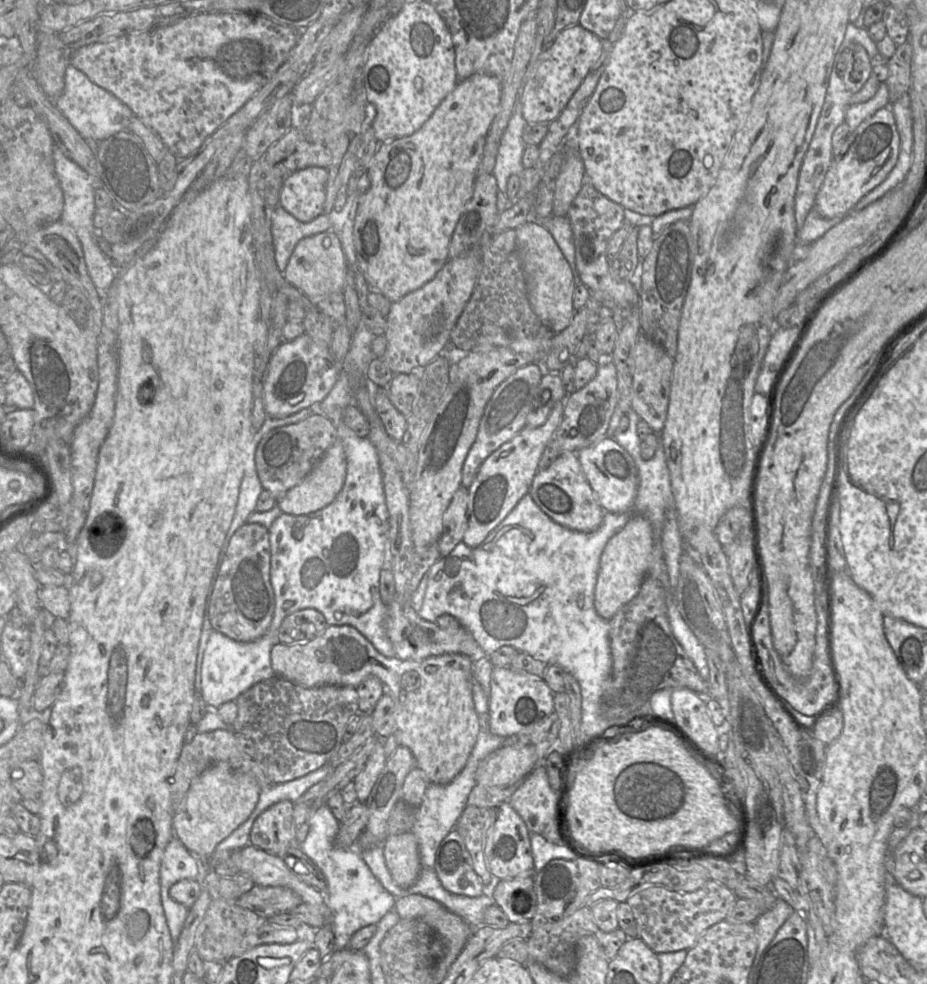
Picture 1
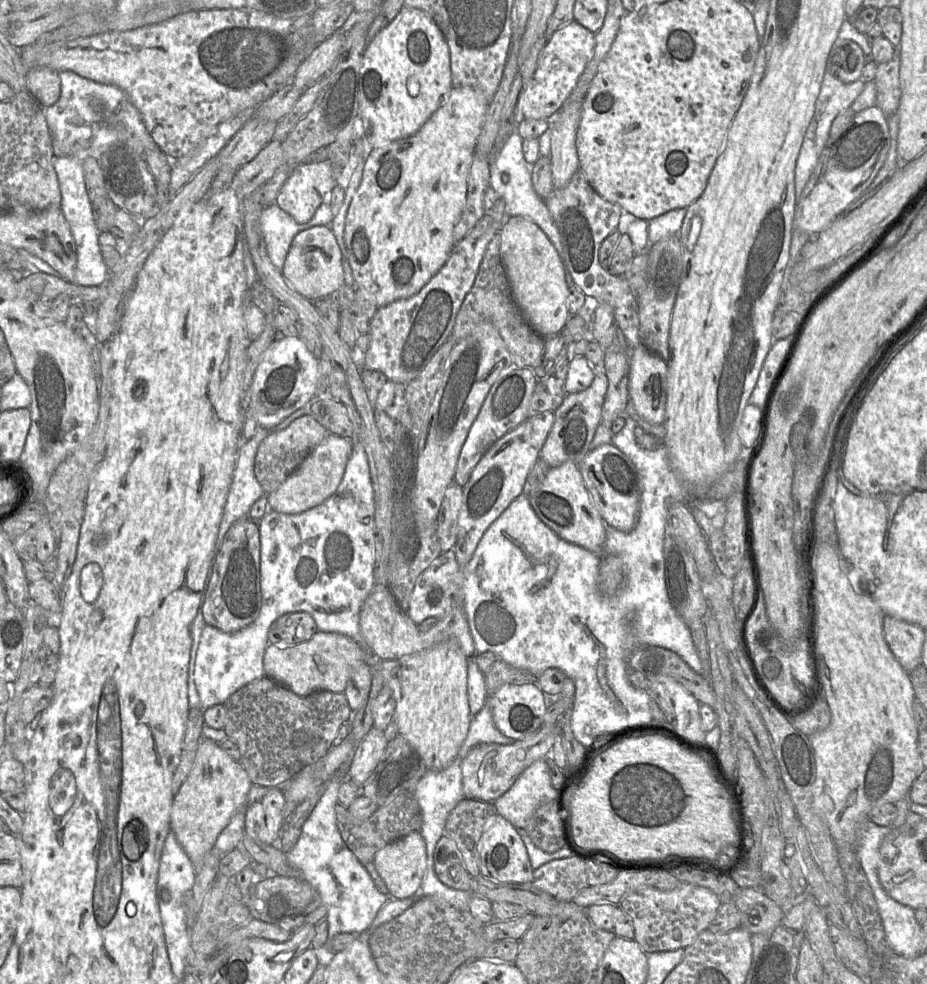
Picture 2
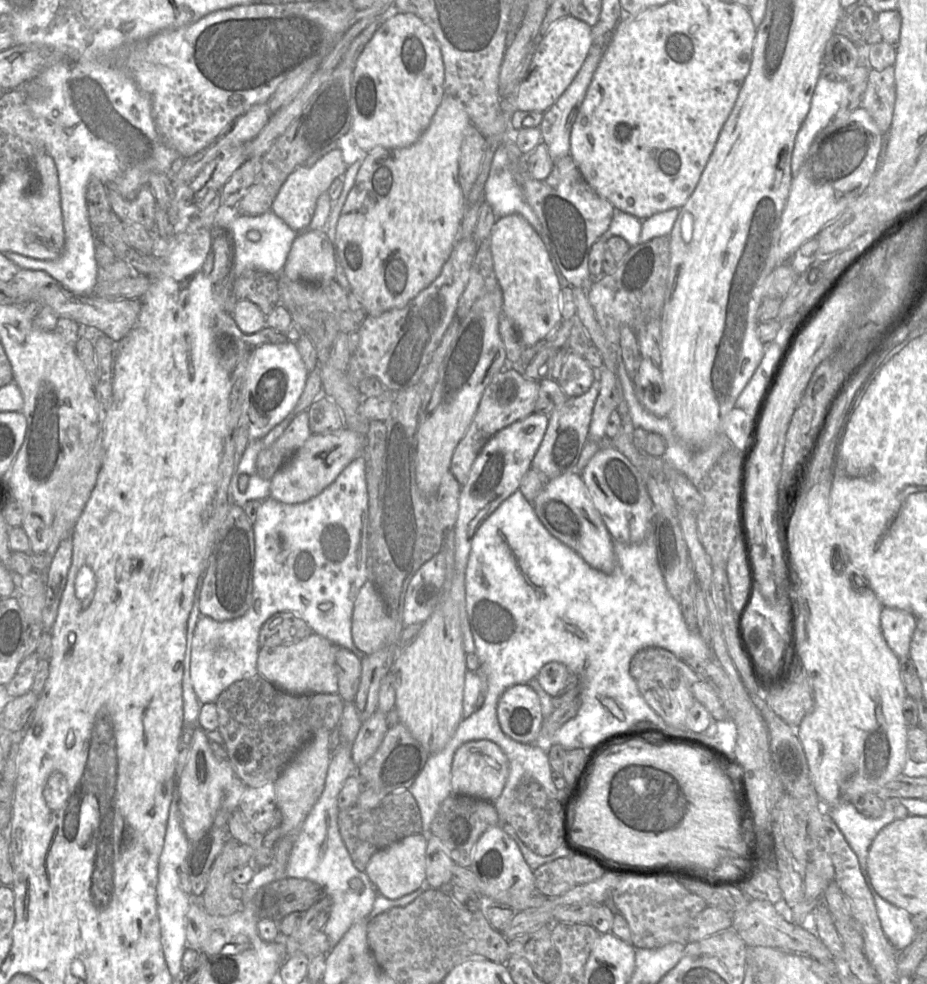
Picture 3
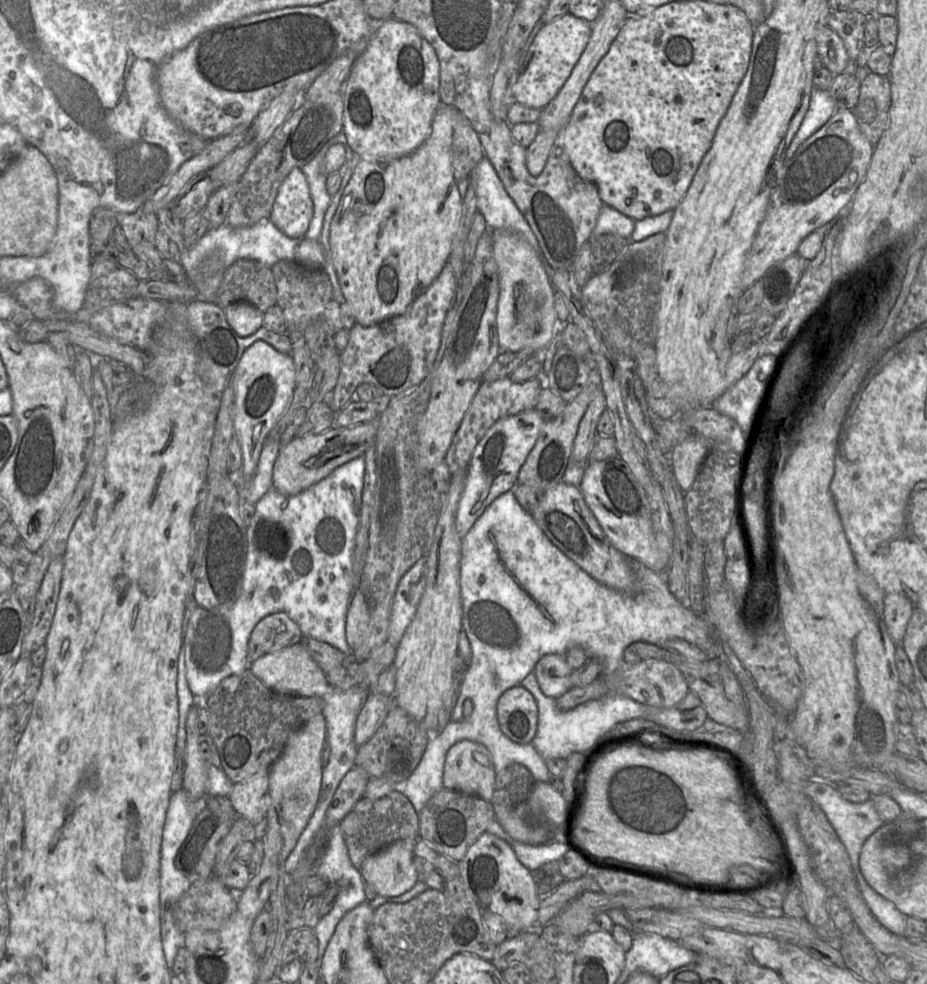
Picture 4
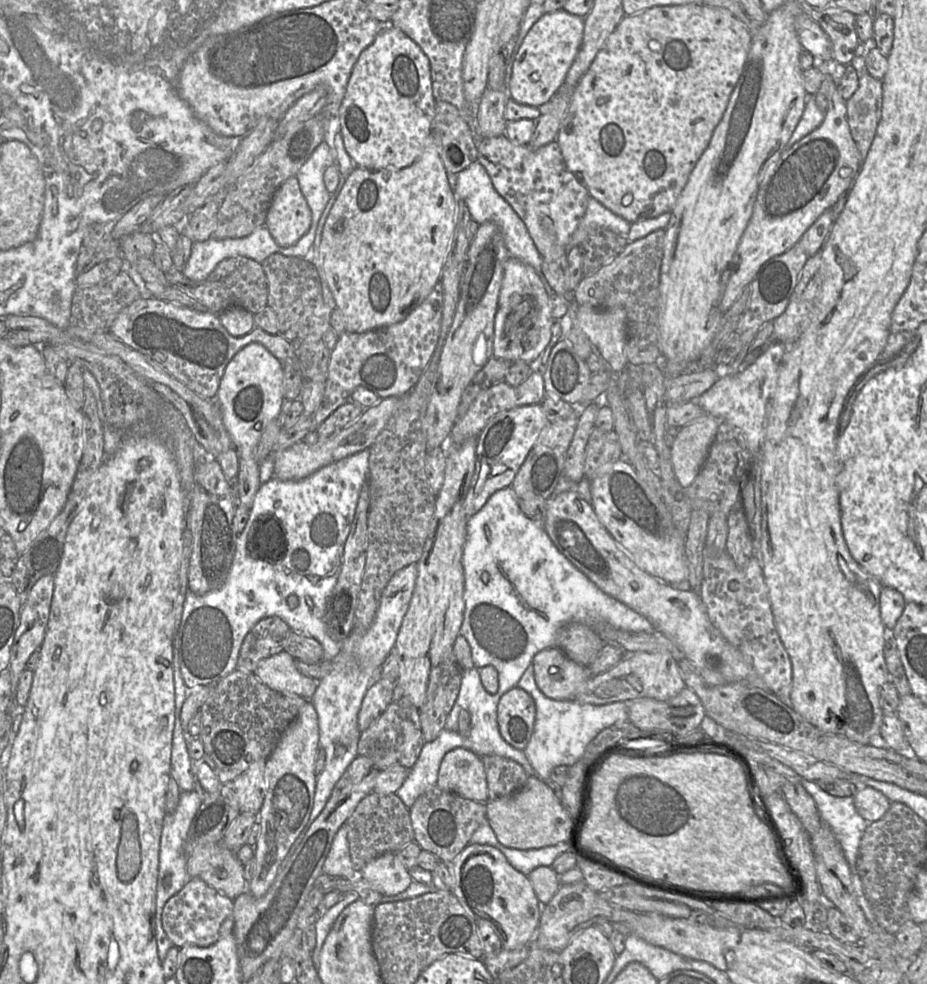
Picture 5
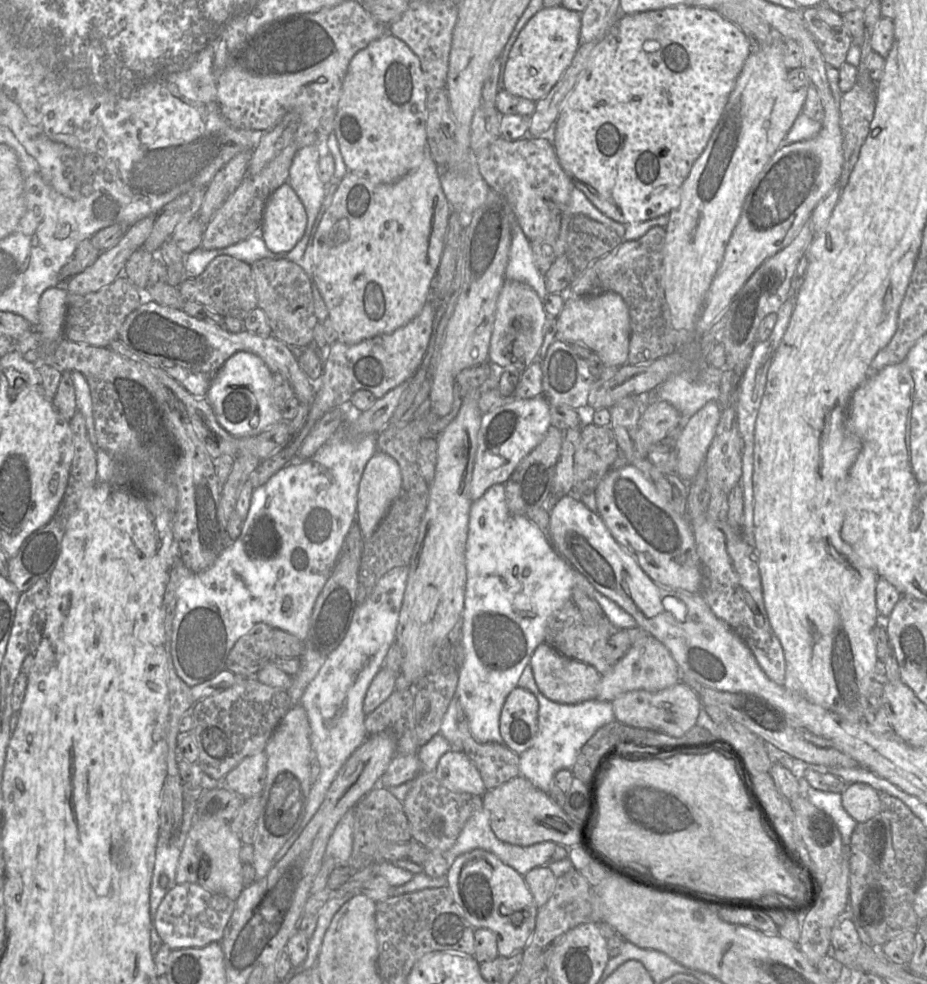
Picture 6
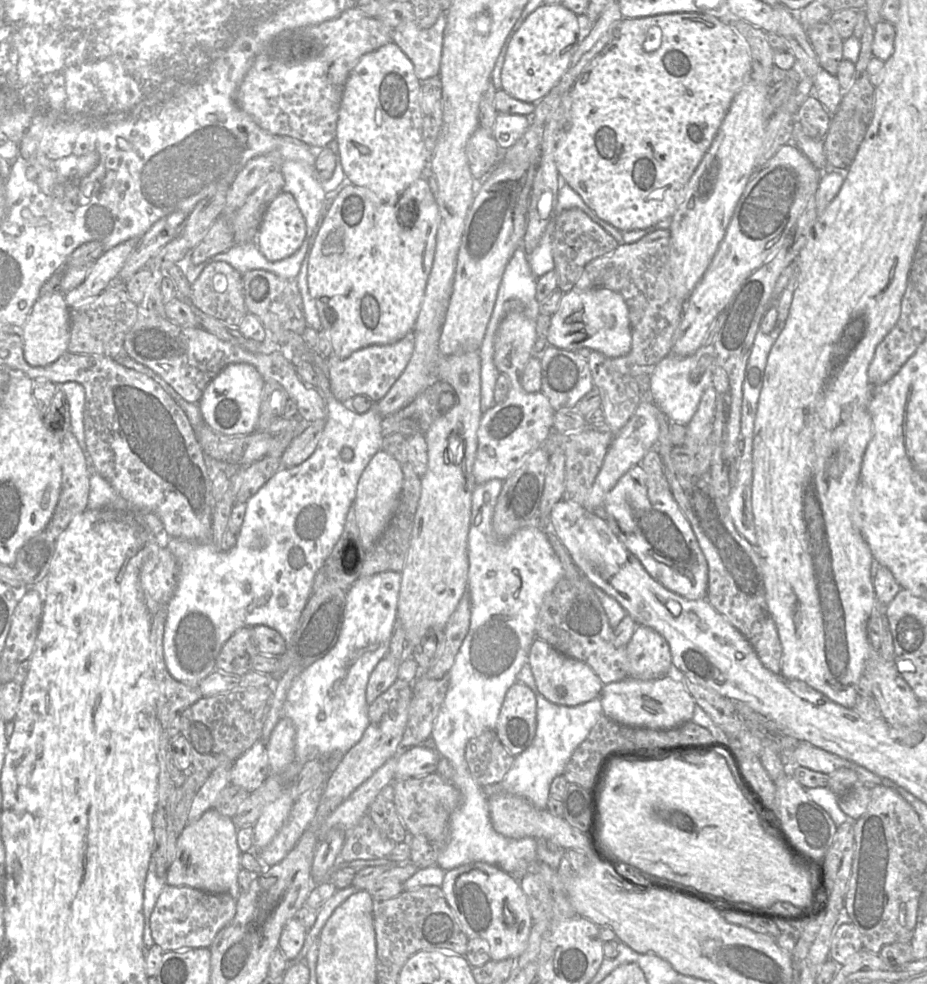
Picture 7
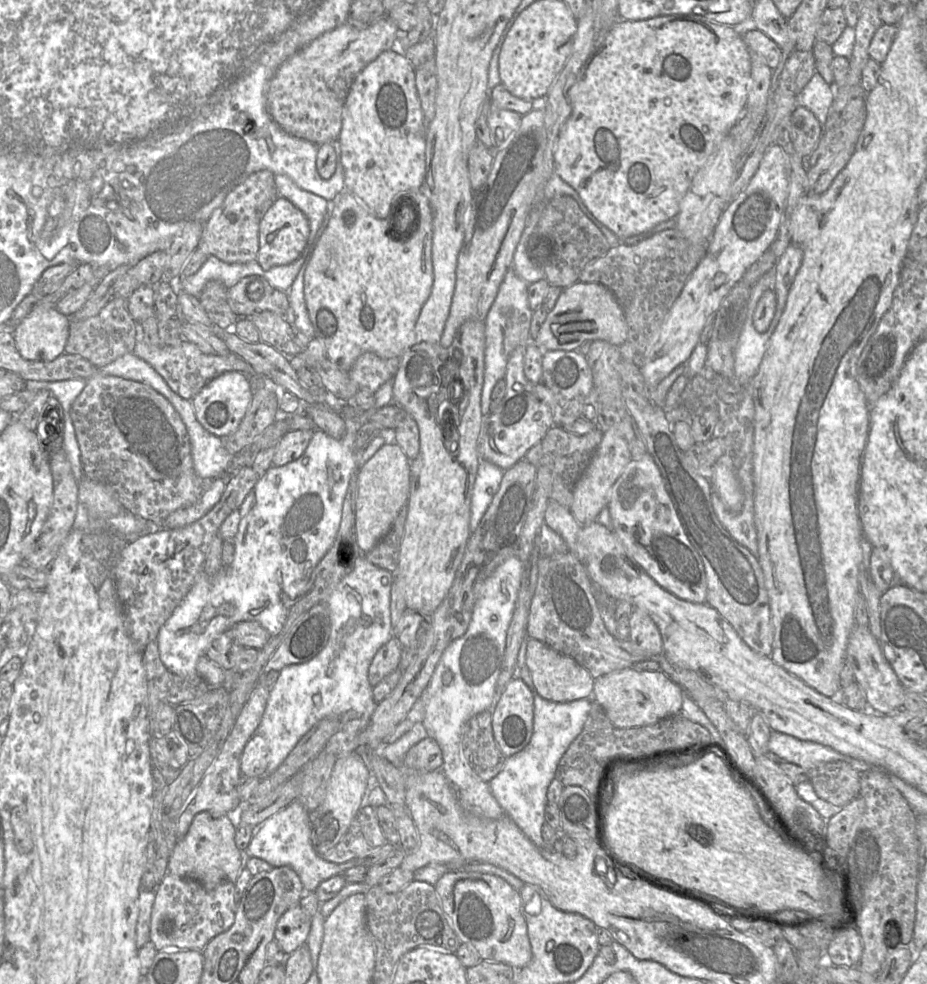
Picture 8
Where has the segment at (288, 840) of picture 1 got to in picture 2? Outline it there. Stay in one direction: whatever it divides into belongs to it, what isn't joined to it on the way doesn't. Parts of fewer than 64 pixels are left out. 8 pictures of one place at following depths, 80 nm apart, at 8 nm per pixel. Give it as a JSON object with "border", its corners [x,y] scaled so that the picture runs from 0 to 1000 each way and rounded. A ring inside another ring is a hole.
{"border":[[[293,800],[280,812],[264,822],[264,847],[271,852],[289,859],[299,859],[302,845],[306,834],[306,821],[309,813],[306,811],[305,801]]]}

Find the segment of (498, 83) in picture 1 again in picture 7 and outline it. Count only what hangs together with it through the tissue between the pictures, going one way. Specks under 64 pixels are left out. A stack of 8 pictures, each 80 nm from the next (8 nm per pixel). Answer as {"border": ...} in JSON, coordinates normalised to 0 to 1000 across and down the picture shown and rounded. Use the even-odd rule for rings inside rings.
{"border":[[[454,179],[440,189],[428,200],[427,204],[413,204],[397,191],[376,186],[373,182],[371,182],[369,187],[362,193],[352,198],[354,203],[353,212],[343,238],[339,243],[339,248],[332,265],[331,289],[333,298],[340,306],[346,332],[357,346],[359,354],[358,361],[366,364],[374,364],[384,356],[395,352],[423,350],[438,341],[440,338],[446,337],[453,318],[462,282],[468,264],[475,216],[460,179]]]}

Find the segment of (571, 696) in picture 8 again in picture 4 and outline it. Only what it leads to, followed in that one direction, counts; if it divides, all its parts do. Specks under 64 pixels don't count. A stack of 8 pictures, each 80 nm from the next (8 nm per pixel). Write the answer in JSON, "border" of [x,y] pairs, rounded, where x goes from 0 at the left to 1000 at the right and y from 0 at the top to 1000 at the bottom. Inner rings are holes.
{"border":[[[606,665],[587,666],[576,679],[584,702],[597,710],[601,710],[617,699],[616,684],[617,680]]]}

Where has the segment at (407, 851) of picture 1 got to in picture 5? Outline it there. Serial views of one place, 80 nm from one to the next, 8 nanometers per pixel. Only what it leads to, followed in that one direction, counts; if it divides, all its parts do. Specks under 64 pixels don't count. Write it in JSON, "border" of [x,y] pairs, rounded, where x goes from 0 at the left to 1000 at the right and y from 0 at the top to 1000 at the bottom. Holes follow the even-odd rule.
{"border":[[[426,866],[415,867],[396,877],[388,885],[388,890],[414,911],[425,911],[437,905],[446,895]]]}

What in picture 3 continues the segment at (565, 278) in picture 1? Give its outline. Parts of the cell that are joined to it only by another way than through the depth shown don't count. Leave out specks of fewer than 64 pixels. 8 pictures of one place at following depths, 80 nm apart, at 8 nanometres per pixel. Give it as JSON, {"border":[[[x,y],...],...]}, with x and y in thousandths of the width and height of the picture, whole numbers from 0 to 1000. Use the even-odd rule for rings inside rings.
{"border":[[[562,217],[538,222],[529,241],[533,275],[543,300],[542,319],[554,329],[563,349],[574,352],[607,326],[600,269],[584,240]]]}

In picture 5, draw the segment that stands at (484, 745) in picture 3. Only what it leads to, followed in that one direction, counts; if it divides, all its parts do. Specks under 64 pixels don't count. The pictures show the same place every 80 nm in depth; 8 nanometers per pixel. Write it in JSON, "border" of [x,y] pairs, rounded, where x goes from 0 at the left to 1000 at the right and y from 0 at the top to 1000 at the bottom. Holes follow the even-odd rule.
{"border":[[[503,760],[482,764],[472,784],[471,799],[504,812],[524,816],[526,800],[518,768]]]}

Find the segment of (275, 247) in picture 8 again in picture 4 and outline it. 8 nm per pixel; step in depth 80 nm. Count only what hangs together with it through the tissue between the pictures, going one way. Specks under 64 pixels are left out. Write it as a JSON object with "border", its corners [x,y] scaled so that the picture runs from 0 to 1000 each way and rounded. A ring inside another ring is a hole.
{"border":[[[319,170],[304,185],[290,223],[309,240],[324,242],[331,236],[337,221],[332,185],[325,171]]]}

